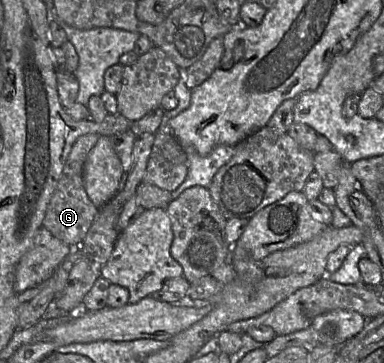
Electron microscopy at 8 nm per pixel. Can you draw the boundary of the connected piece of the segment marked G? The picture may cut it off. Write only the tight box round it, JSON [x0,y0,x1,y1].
[43,133,99,248]

